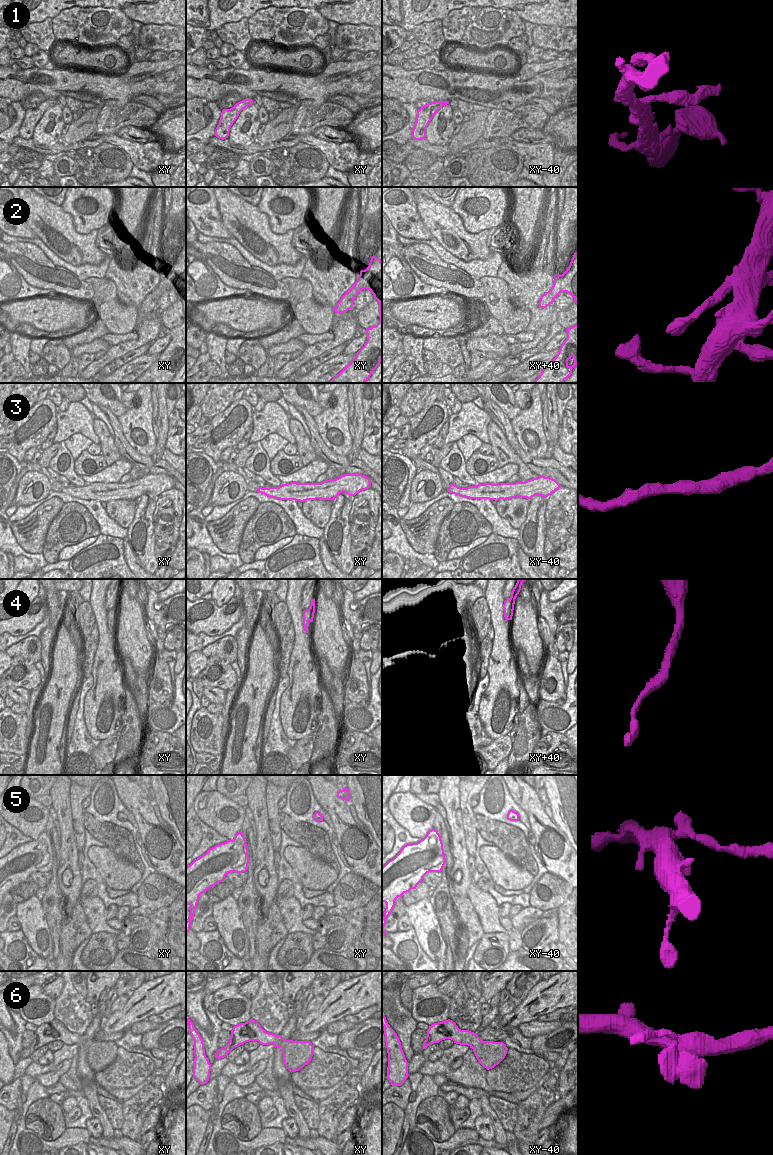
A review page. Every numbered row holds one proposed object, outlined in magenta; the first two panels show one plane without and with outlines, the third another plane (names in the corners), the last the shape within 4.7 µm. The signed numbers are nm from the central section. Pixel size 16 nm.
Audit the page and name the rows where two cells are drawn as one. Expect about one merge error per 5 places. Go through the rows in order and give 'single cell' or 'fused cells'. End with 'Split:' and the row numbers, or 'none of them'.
1: single cell
2: single cell
3: single cell
4: single cell
5: single cell
6: single cell
Split: none of them

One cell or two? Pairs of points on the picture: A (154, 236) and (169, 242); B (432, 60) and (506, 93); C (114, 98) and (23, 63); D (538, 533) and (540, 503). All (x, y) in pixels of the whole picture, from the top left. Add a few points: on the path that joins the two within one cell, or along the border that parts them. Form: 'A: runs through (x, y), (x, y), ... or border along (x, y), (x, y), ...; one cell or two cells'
A: border along (165, 216), (162, 230), (163, 255); two cells
B: border along (427, 66), (434, 68); two cells
C: border along (34, 66), (22, 70); two cells
D: runs through (538, 526), (538, 510); one cell

